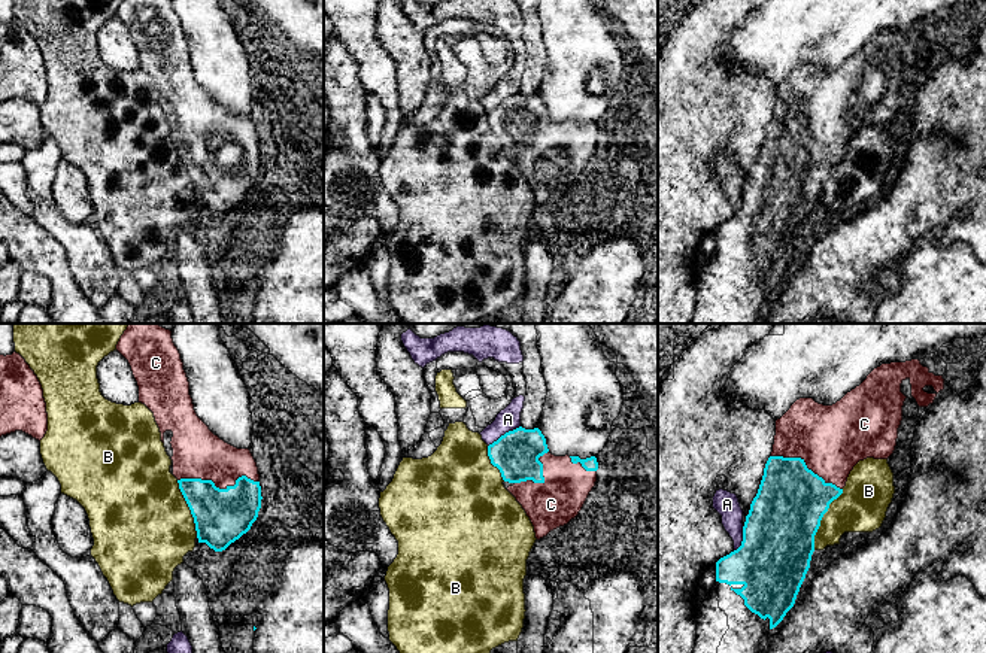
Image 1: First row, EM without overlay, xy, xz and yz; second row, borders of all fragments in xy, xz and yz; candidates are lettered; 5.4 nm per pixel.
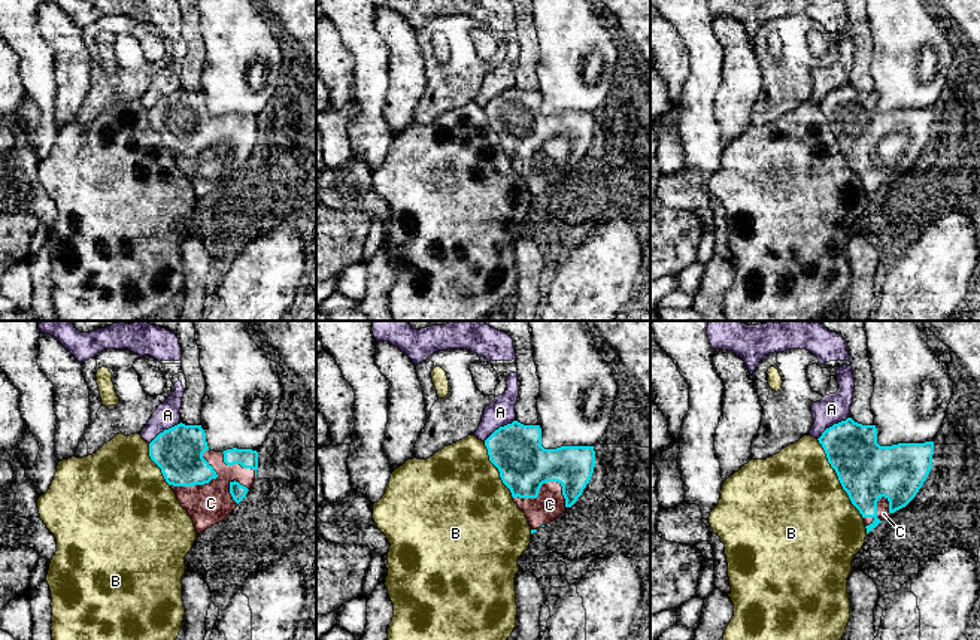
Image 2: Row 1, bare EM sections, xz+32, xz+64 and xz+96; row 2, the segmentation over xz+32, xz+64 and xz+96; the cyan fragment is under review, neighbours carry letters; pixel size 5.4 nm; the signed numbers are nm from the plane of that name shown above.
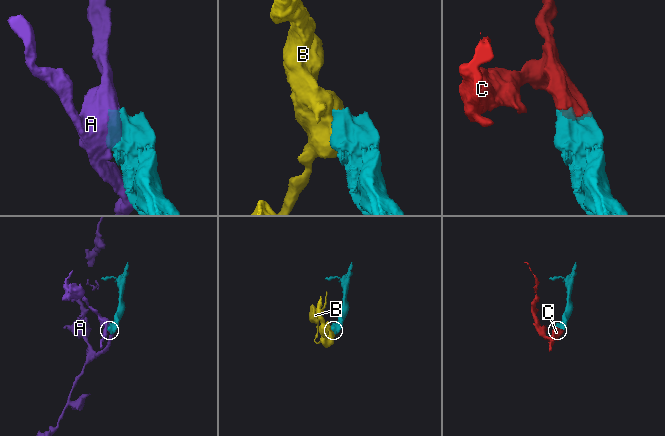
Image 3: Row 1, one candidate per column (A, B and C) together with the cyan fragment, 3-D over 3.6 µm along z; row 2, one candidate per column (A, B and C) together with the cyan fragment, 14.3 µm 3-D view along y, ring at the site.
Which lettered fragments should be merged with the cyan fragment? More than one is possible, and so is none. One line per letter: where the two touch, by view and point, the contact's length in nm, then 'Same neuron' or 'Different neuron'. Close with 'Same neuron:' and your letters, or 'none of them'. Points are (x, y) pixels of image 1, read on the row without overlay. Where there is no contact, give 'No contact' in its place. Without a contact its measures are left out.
A: Touches cyan at xz (504, 100). Shared border 200 nm. Different neuron
B: Touches cyan at yz (821, 185). Shared border 360 nm. Different neuron
C: Touches cyan at xy (218, 154). Shared border 440 nm. Same neuron
Same neuron: C

